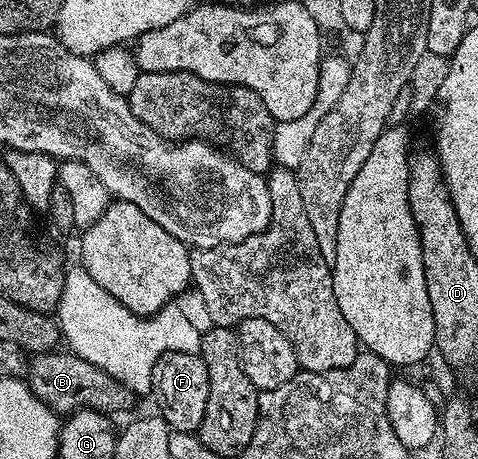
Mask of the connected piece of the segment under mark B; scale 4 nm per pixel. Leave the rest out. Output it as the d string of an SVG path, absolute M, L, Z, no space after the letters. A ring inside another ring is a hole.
M46 353L30 358L27 363L27 382L29 388L58 416L68 417L74 411L82 409L86 411L99 411L102 413L114 413L113 411L125 411L129 407L131 393L115 377L103 373L99 365L91 365L91 361L83 361L83 357L72 353L57 355L58 353Z

